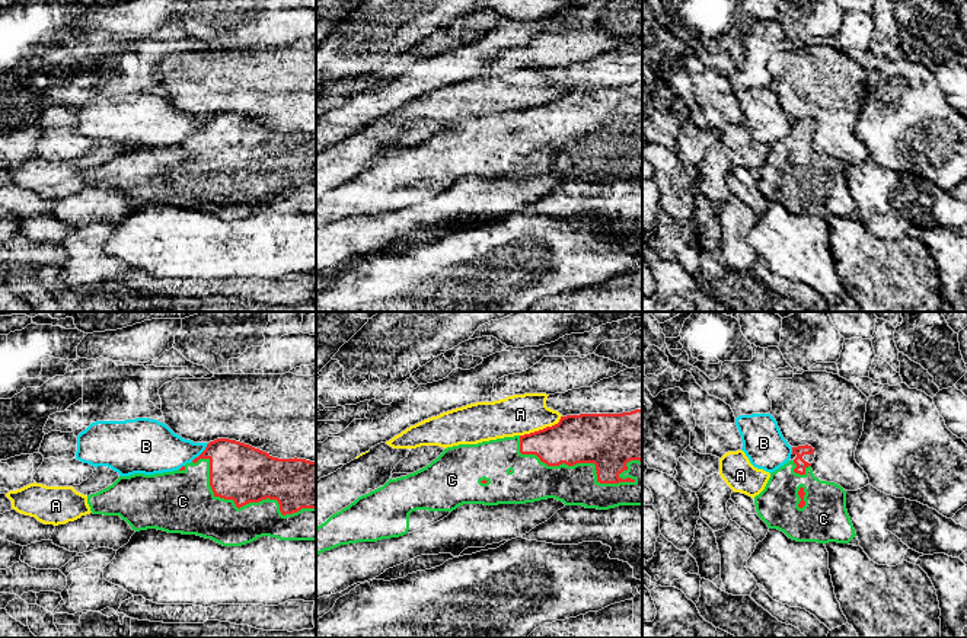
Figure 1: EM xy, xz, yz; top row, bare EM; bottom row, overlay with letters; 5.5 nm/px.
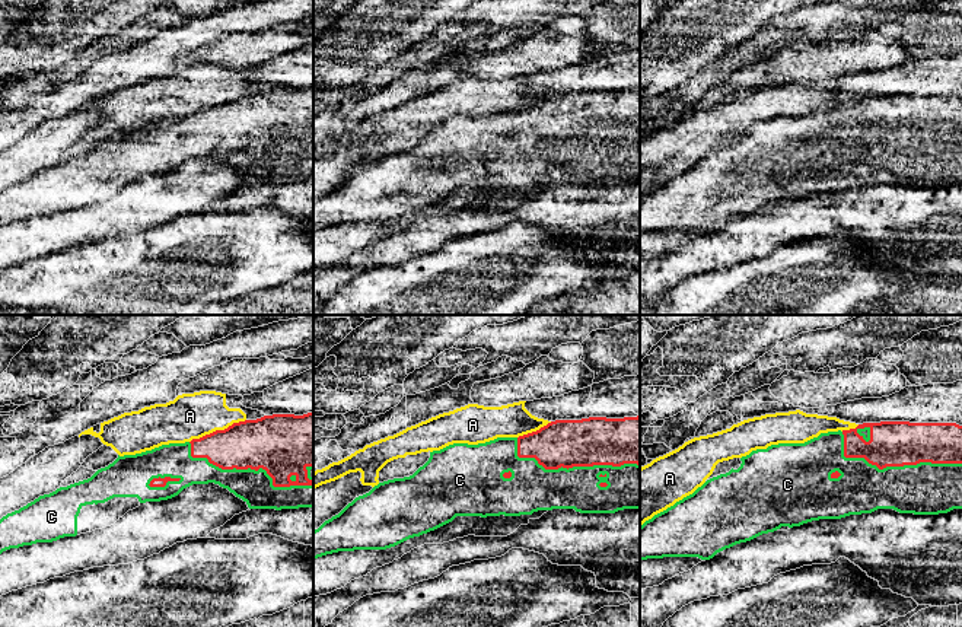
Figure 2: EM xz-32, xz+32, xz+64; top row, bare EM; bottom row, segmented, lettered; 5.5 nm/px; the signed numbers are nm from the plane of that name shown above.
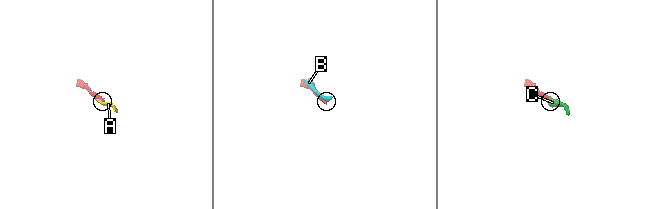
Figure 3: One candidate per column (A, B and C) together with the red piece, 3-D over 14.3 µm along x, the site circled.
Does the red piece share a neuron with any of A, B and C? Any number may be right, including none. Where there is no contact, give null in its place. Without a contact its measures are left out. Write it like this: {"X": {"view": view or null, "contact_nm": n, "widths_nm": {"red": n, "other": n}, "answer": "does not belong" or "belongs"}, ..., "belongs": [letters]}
{"A": {"view": "xz", "contact_nm": 260, "widths_nm": {"red": 280, "other": 220}, "answer": "does not belong"}, "B": {"view": "xy", "contact_nm": 140, "widths_nm": {"red": 320, "other": 260}, "answer": "does not belong"}, "C": {"view": "xz", "contact_nm": 700, "widths_nm": {"red": 300, "other": 220}, "answer": "belongs"}, "belongs": ["C"]}

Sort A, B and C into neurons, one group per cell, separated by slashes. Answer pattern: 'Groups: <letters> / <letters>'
Groups: A / B / C

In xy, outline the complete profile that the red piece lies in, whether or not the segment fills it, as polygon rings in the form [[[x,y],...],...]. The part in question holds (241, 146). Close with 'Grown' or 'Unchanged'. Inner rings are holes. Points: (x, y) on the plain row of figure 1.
[[[217,112],[178,144],[154,149],[119,150],[108,162],[90,168],[93,188],[119,189],[133,204],[157,202],[167,207],[197,208],[223,220],[242,220],[262,210],[280,214],[316,214],[316,135],[278,133],[249,118]]]. Grown

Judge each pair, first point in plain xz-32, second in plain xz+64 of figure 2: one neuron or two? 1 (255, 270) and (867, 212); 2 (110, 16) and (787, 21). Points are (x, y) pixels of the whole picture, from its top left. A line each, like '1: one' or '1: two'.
1: two
2: two

